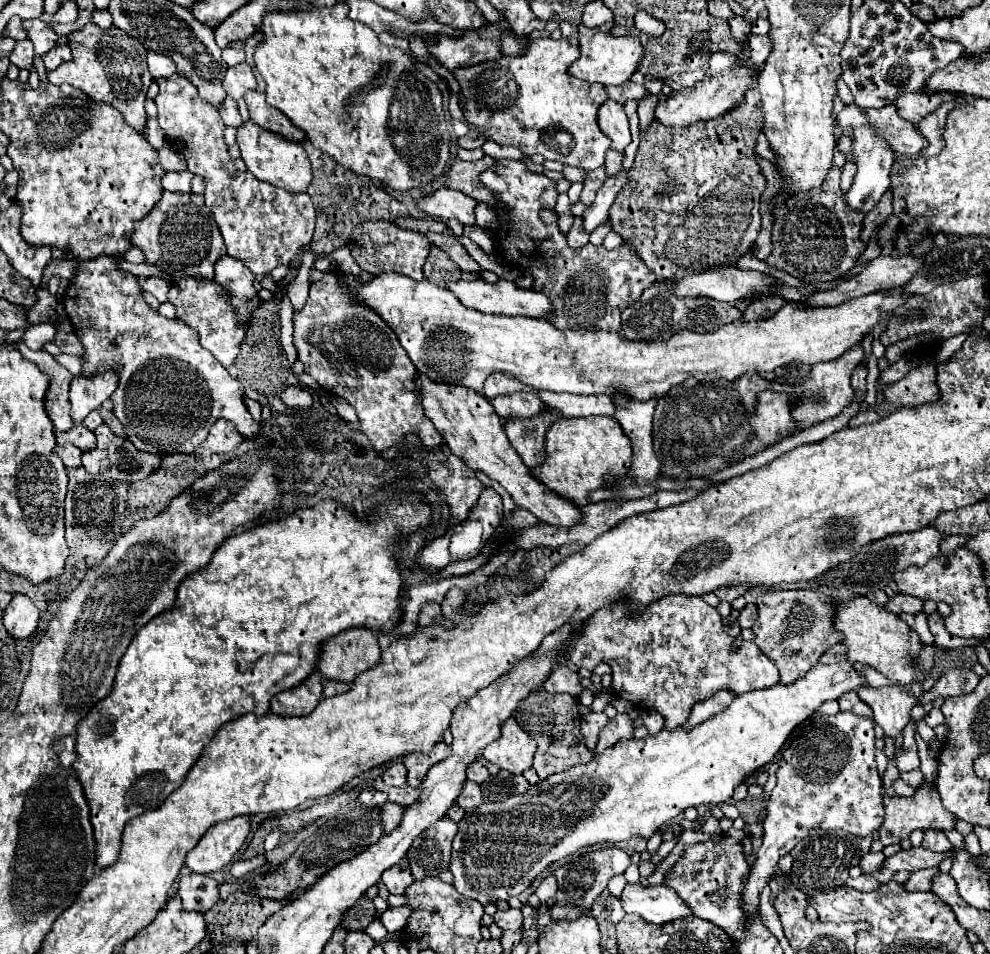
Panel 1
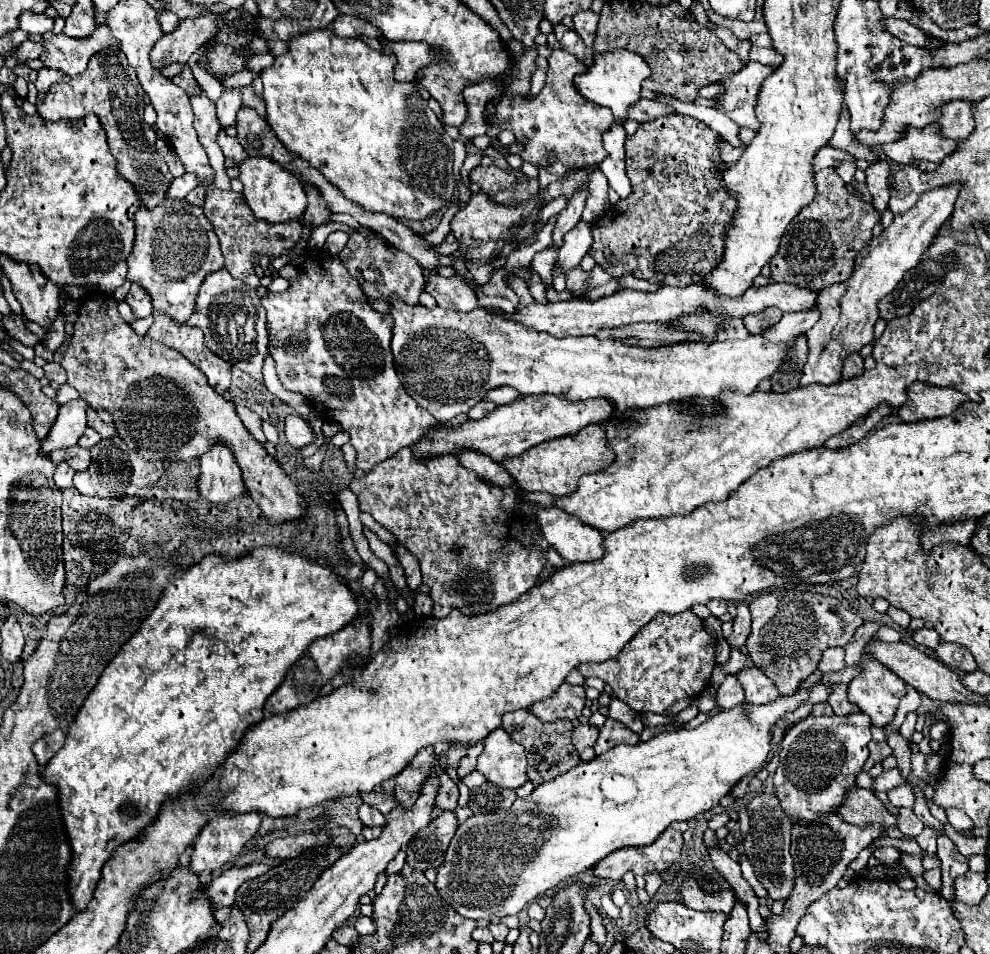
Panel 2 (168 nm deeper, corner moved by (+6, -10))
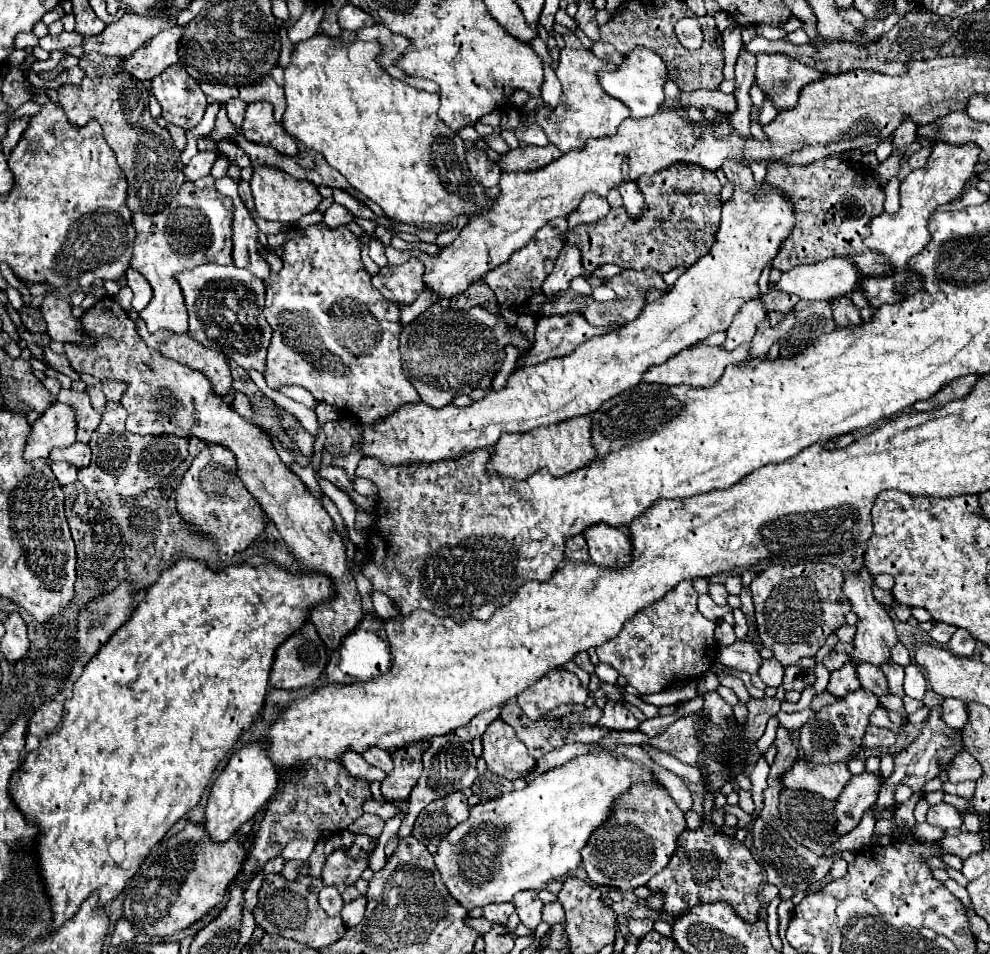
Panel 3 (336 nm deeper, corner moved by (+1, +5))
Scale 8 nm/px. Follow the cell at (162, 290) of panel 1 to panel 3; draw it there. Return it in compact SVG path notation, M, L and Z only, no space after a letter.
M134 269L126 271L126 279L128 279L128 287L134 291L134 299L132 299L132 309L134 311L142 311L152 297L152 289L148 285L148 281L144 281L144 277L140 277L140 273L136 273Z

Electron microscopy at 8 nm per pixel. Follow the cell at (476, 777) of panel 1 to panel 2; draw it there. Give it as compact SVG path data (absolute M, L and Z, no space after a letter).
M477 742L477 744L471 744L471 748L467 750L467 756L461 760L459 768L457 768L457 776L459 776L459 782L471 774L475 770L475 764L477 764L477 756L483 752L483 742Z

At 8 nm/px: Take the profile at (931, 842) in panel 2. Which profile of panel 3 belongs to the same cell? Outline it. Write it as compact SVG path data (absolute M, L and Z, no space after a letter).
M942 801L928 809L928 823L942 827L946 833L956 833L962 827L962 817L956 807Z

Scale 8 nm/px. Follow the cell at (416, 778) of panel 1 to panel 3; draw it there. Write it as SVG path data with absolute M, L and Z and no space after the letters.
M418 741L392 753L394 769L386 775L380 789L388 801L406 801L410 797L412 787L422 775L422 753L426 745L426 741Z

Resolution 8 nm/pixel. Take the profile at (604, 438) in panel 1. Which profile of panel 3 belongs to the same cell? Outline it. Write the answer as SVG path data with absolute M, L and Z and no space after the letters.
M590 415L572 417L556 425L536 427L528 433L502 433L494 445L494 453L486 463L488 475L500 475L510 479L524 479L538 469L548 469L554 477L566 475L588 465L594 459L594 447L590 441Z

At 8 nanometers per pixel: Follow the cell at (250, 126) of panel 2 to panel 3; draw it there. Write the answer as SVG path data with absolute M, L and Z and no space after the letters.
M258 101L258 103L248 105L244 123L242 123L242 135L252 143L272 147L282 155L292 157L298 153L296 139L288 135L280 123L274 121L272 103L268 101Z

